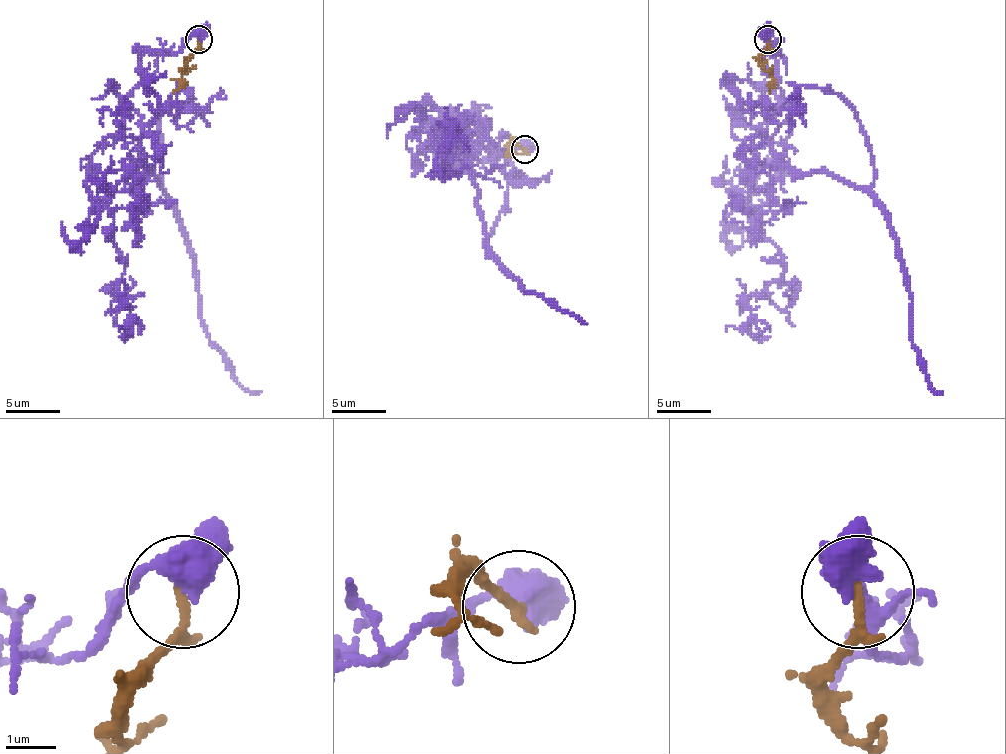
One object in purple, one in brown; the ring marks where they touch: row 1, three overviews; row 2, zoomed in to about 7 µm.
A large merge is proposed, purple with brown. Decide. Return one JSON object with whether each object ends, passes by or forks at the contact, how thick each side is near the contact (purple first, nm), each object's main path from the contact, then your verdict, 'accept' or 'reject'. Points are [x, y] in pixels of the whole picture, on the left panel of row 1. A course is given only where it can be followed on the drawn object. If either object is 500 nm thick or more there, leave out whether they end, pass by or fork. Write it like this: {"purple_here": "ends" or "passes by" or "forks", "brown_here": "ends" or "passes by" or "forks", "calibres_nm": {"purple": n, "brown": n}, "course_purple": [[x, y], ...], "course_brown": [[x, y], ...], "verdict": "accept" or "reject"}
{"purple_here": "passes by", "brown_here": "ends", "calibres_nm": {"purple": 460, "brown": 200}, "course_purple": [[198, 38], [149, 49], [127, 104], [141, 120], [141, 161], [187, 241], [201, 325], [239, 383], [261, 391]], "course_brown": [[198, 38], [198, 49], [173, 93]], "verdict": "accept"}

